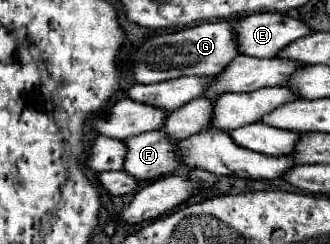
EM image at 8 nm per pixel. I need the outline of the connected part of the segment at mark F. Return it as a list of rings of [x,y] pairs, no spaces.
[[[161,129],[129,137],[125,139],[125,145],[127,145],[127,155],[123,171],[133,179],[137,179],[137,183],[147,183],[177,171],[179,163],[173,147],[177,145],[177,141],[165,139]]]

